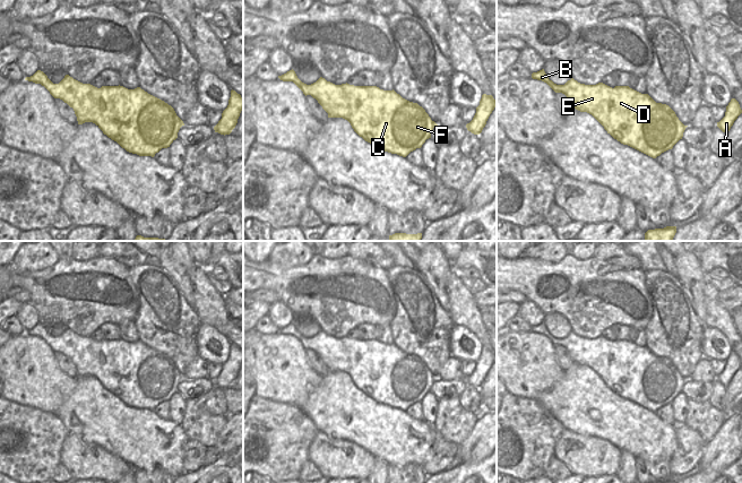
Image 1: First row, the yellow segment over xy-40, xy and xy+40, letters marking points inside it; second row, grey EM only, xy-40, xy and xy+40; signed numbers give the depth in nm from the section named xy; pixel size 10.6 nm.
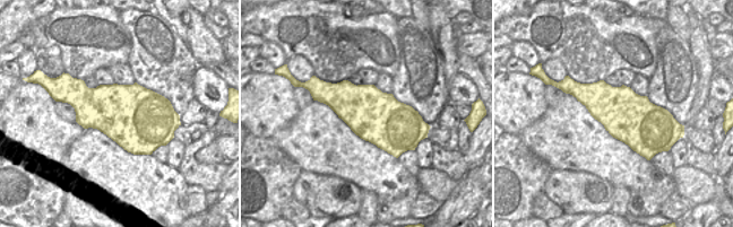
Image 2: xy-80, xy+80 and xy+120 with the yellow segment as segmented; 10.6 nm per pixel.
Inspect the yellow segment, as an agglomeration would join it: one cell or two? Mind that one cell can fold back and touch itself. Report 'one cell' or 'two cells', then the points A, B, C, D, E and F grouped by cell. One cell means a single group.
two cells; A C D F / B E

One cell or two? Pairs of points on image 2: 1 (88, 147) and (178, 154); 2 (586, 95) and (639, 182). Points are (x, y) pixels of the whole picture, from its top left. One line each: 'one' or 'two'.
1: two
2: one

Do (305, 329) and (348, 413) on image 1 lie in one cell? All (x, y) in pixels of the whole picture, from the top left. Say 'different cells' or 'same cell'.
same cell

